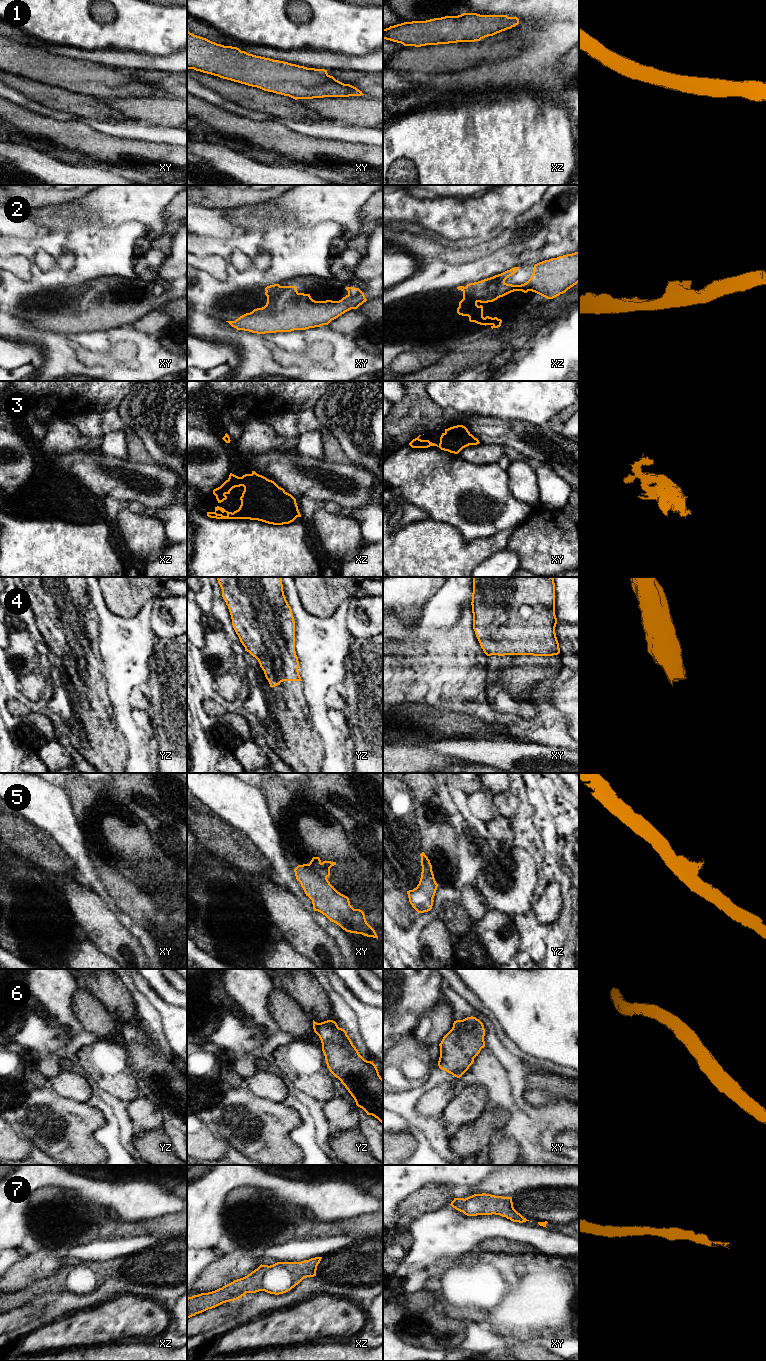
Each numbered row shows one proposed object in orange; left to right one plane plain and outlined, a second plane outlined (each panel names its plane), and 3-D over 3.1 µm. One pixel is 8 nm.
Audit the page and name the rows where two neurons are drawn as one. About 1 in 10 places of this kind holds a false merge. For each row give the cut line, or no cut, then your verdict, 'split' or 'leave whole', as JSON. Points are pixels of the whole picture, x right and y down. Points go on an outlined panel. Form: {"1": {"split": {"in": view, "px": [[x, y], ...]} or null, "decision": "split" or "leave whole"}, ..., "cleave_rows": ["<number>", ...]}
{"1": {"split": null, "decision": "leave whole"}, "2": {"split": null, "decision": "leave whole"}, "3": {"split": null, "decision": "leave whole"}, "4": {"split": null, "decision": "leave whole"}, "5": {"split": null, "decision": "leave whole"}, "6": {"split": null, "decision": "leave whole"}, "7": {"split": null, "decision": "leave whole"}, "cleave_rows": []}

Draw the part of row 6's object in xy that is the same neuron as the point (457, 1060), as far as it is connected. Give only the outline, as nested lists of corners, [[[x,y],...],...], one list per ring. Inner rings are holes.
[[[476,1017],[454,1021],[452,1029],[439,1044],[439,1068],[460,1078],[485,1047],[484,1036],[484,1025]]]

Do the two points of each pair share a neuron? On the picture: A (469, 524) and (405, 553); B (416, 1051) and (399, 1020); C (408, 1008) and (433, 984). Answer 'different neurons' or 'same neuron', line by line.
A: different neurons
B: different neurons
C: same neuron

